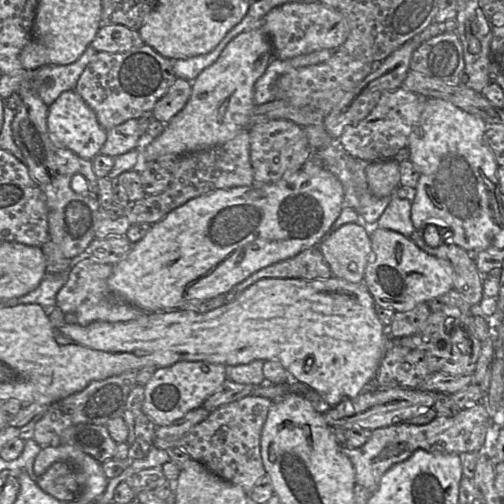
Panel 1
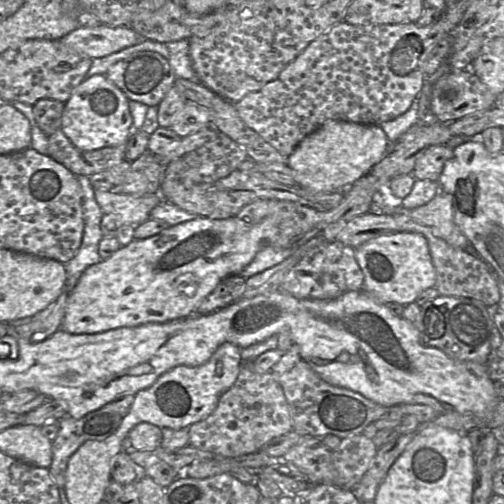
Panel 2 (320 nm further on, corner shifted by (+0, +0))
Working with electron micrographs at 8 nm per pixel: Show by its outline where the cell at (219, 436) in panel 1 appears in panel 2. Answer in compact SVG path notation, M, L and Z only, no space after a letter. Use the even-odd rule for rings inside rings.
M242 362L235 383L220 396L215 410L188 427L188 445L218 456L234 458L256 453L270 440L292 429L288 402L271 371L256 373L251 362Z

